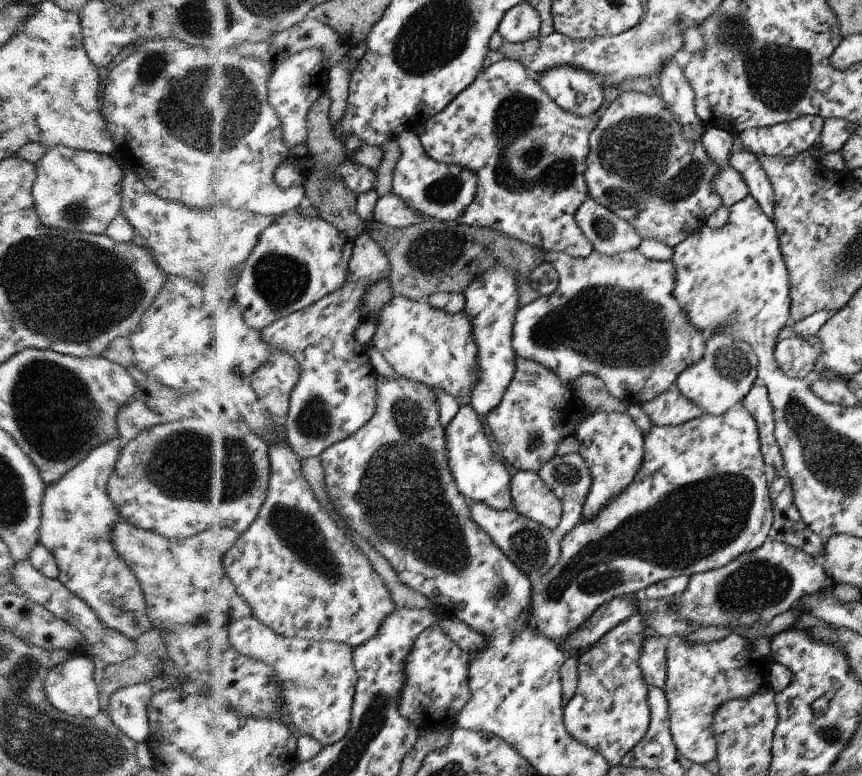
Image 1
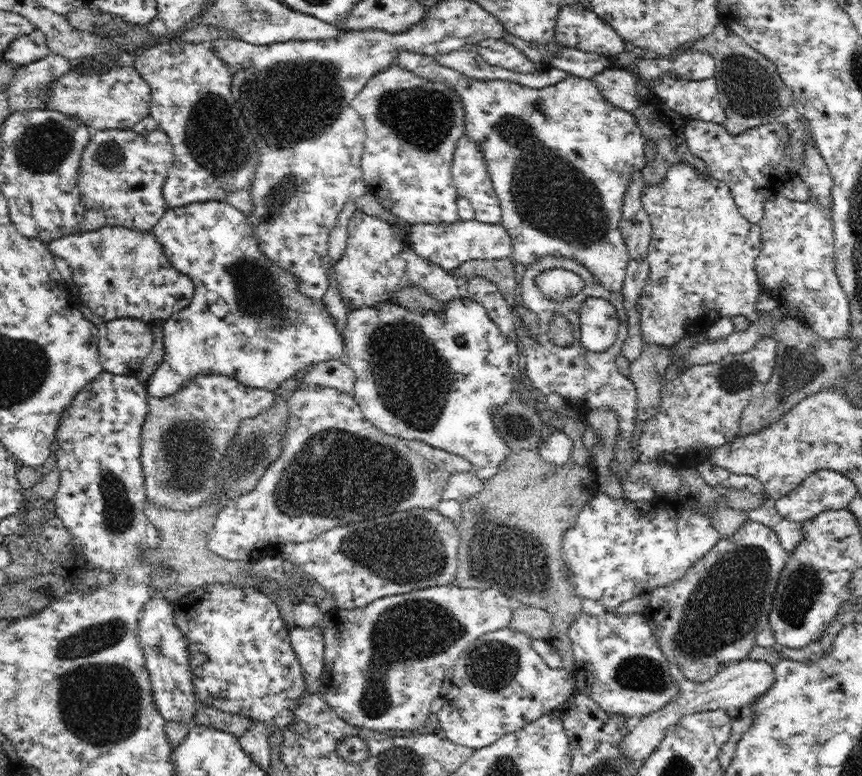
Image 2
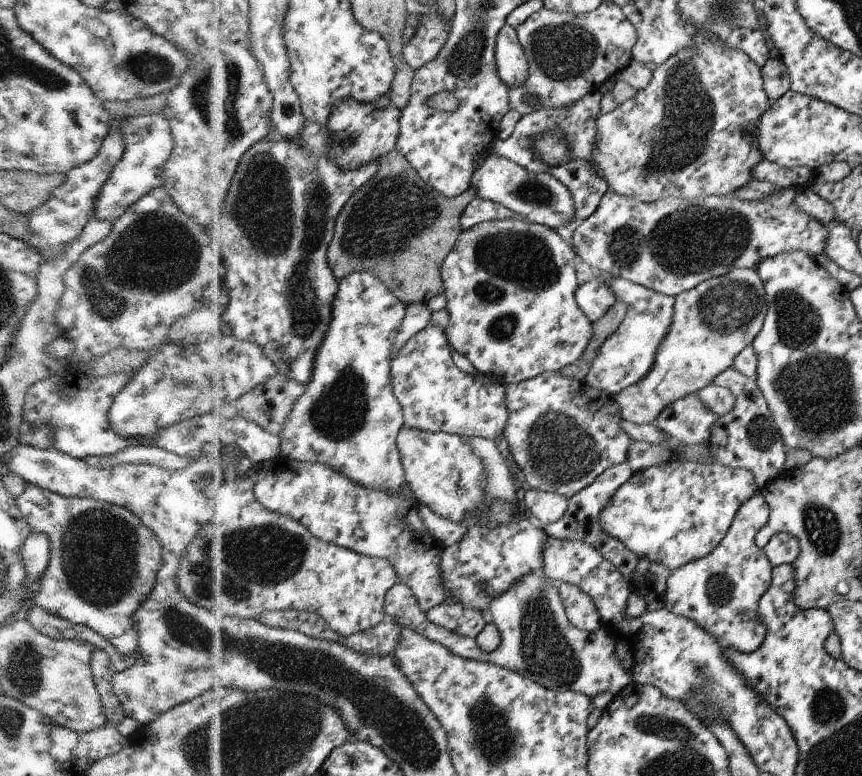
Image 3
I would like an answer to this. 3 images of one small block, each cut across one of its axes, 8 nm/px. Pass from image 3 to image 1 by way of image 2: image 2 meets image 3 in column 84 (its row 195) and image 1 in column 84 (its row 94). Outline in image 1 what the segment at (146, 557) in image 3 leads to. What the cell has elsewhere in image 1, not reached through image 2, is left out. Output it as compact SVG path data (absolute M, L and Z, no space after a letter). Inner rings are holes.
M115 437L99 445L57 482L46 485L40 504L38 542L50 552L58 570L56 579L66 590L82 600L102 625L134 641L153 626L146 617L144 596L133 571L112 547L111 531L123 520L106 491L106 480L124 443Z

